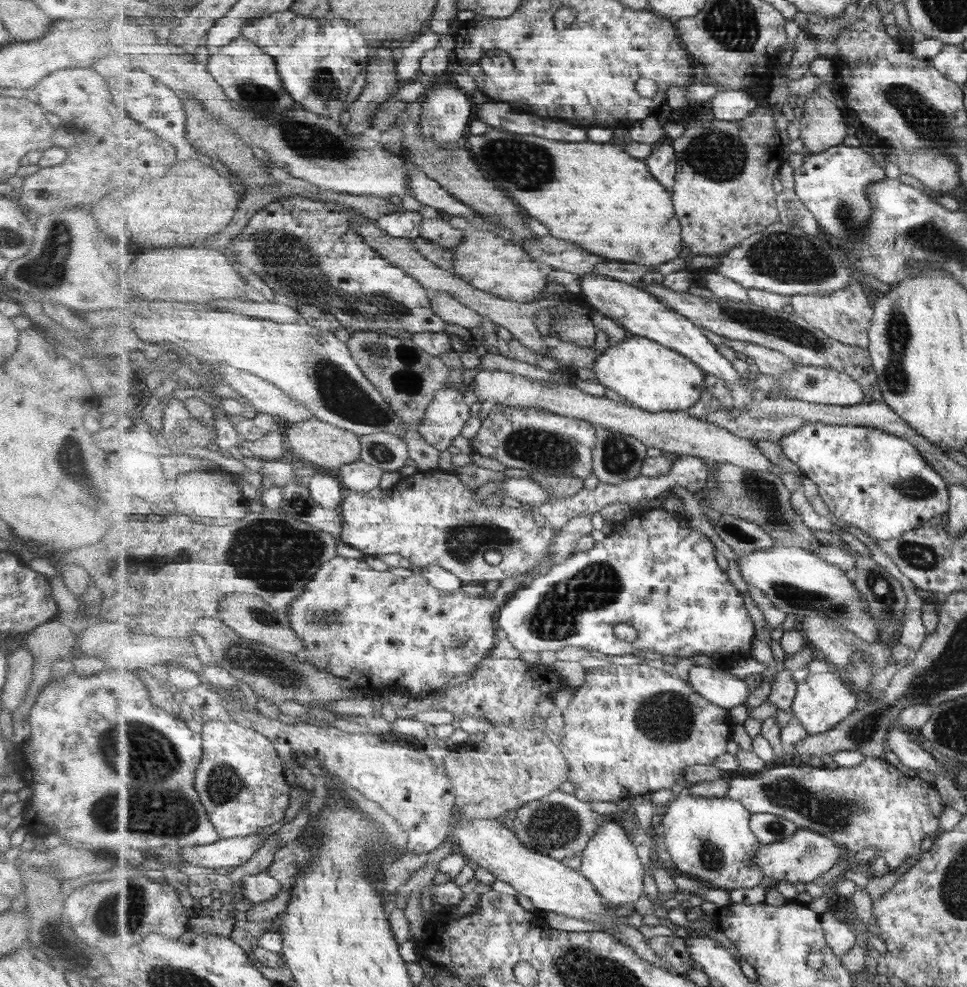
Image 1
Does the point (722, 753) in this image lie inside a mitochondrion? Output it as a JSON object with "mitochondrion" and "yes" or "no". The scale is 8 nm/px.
{"mitochondrion":"no"}

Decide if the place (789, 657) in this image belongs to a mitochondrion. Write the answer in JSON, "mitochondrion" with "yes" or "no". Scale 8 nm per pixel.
{"mitochondrion":"no"}

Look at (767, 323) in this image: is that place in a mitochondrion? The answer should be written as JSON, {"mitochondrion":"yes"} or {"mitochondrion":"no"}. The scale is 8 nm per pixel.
{"mitochondrion":"yes"}

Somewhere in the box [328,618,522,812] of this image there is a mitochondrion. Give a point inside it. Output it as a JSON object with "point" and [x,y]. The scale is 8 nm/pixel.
{"point":[457,641]}

